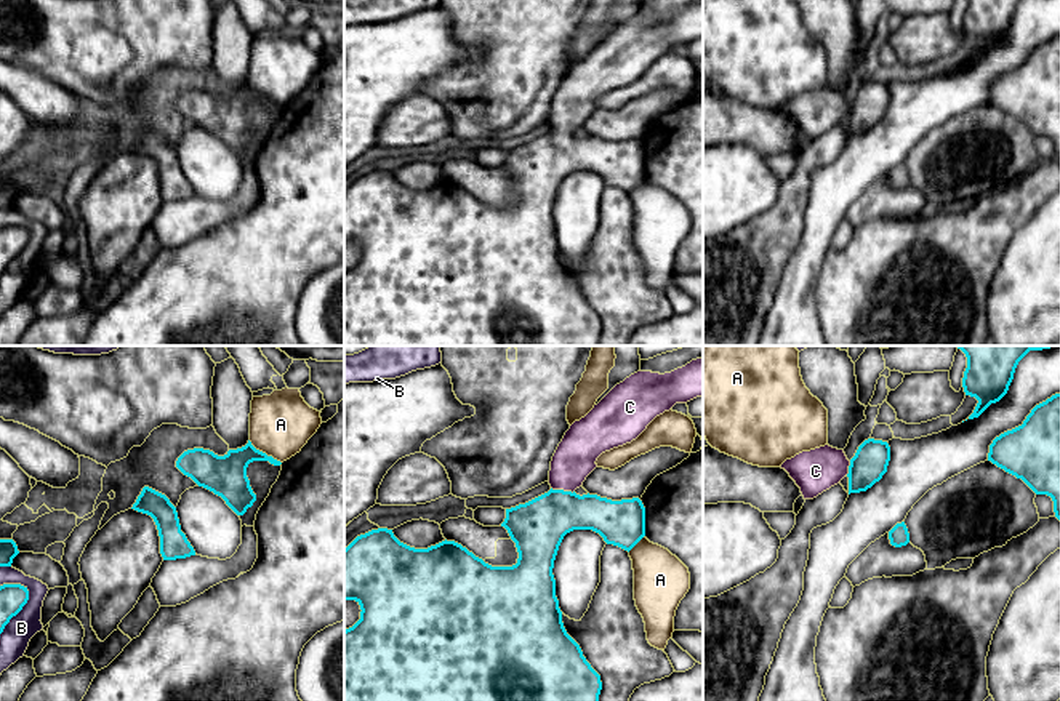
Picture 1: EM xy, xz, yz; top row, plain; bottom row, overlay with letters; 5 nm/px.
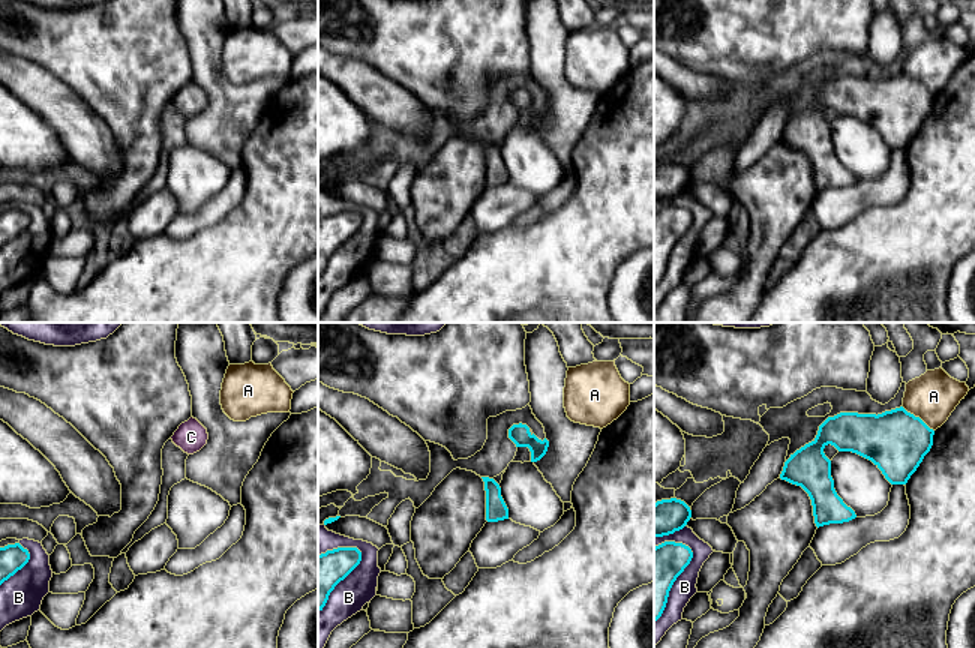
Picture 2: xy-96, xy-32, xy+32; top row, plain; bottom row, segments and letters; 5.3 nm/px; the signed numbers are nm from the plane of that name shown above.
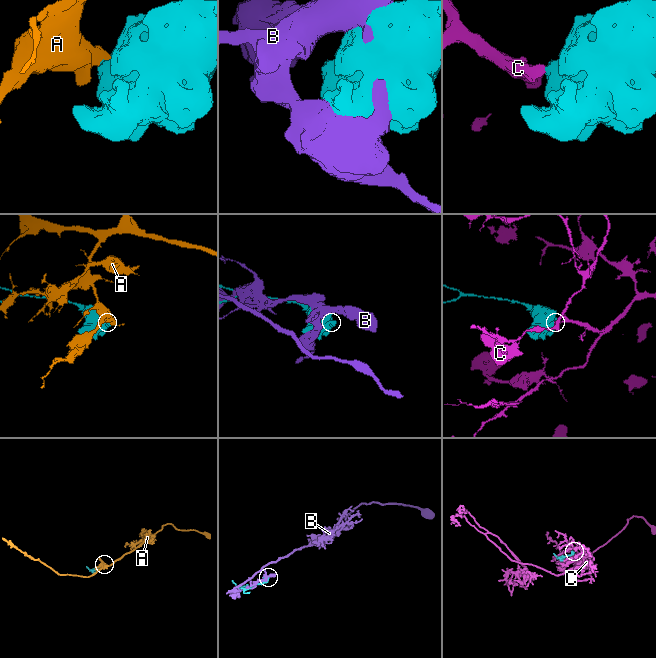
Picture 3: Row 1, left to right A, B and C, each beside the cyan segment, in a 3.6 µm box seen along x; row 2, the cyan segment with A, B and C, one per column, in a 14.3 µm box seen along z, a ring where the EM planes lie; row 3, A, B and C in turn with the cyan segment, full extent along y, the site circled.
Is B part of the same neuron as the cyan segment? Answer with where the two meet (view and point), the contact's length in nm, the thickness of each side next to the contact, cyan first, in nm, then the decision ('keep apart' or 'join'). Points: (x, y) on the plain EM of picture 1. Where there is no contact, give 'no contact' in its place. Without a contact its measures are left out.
xy (21, 250) | 280 nm | 140/150 nm | keep apart

